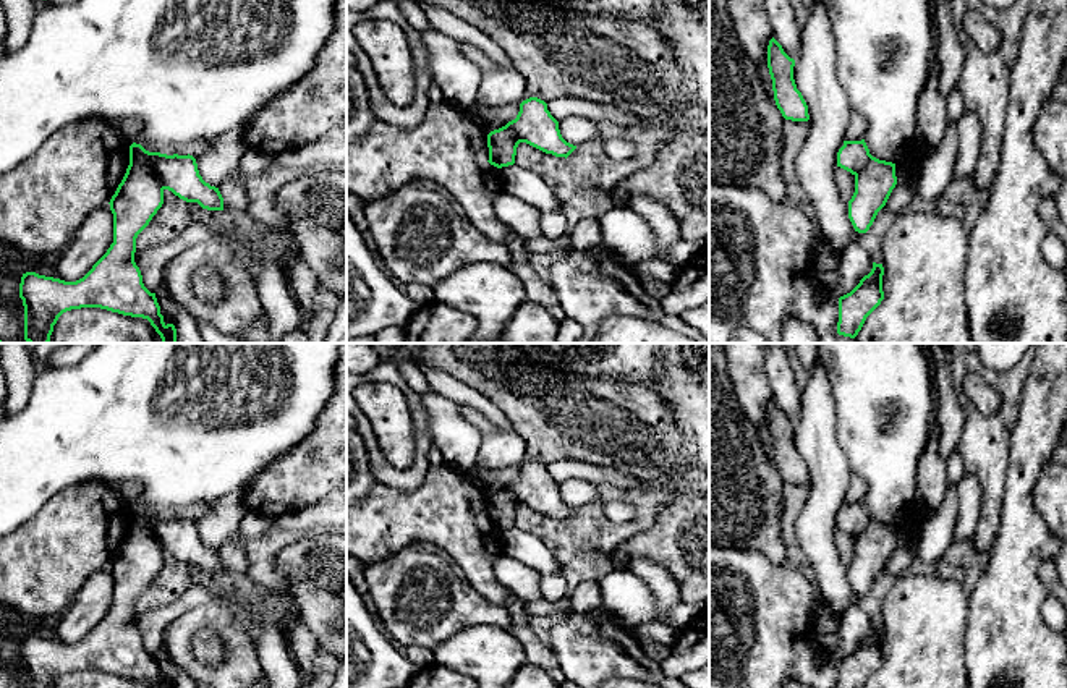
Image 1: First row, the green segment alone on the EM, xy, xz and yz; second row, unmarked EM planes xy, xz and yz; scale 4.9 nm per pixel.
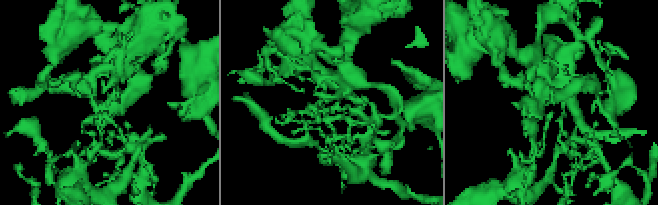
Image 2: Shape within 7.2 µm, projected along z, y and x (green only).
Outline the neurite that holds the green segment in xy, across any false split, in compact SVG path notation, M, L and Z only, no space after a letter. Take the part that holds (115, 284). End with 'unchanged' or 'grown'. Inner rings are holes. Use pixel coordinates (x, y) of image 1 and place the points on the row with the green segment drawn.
M133 142L126 173L108 202L113 214L113 243L107 253L76 282L65 282L36 272L23 274L19 298L24 306L24 340L28 343L49 343L58 317L66 311L81 308L100 308L147 319L160 335L162 343L176 343L175 325L164 322L155 293L144 287L141 270L134 262L136 238L162 207L165 189L186 202L198 202L202 209L223 210L223 197L219 188L202 180L193 155L149 152L141 144Z; unchanged

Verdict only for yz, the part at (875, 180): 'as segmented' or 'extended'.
as segmented

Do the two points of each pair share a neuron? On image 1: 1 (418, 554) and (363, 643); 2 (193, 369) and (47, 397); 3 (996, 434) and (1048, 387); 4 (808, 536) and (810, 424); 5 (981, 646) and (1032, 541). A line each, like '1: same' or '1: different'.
1: different
2: same
3: different
4: same
5: same

